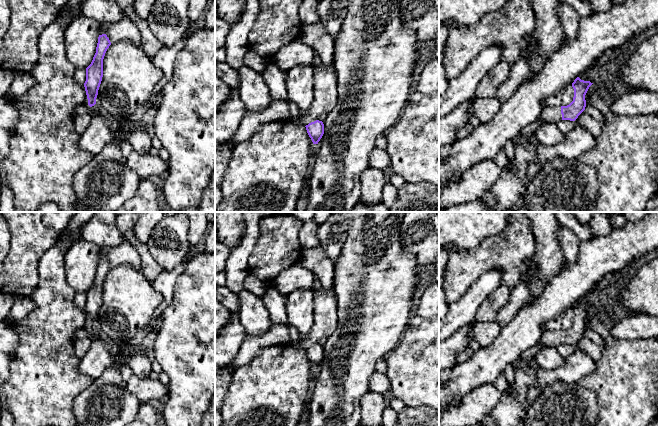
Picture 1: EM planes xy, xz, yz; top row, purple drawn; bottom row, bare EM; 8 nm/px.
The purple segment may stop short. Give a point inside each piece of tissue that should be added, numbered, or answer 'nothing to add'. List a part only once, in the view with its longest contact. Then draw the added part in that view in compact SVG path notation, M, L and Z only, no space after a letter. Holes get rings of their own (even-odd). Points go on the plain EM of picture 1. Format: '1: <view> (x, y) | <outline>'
1: yz (552, 338) | M561 330L545 331L541 336L540 342L548 347L557 347L562 344Z

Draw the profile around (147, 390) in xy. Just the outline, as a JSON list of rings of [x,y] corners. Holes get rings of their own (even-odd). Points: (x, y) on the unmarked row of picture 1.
[[[163,371],[159,373],[159,378],[156,380],[151,378],[141,379],[132,376],[126,382],[126,385],[127,389],[141,403],[151,403],[153,401],[162,400],[169,393],[169,377]]]

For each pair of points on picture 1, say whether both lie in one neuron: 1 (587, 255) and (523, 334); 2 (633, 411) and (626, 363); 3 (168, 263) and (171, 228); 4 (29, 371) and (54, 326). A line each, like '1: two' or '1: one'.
1: one
2: one
3: one
4: one

